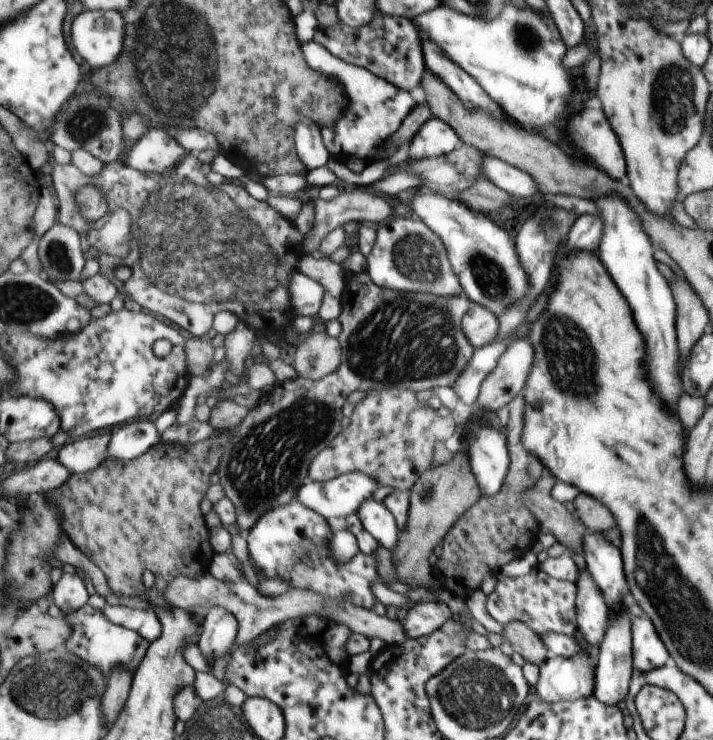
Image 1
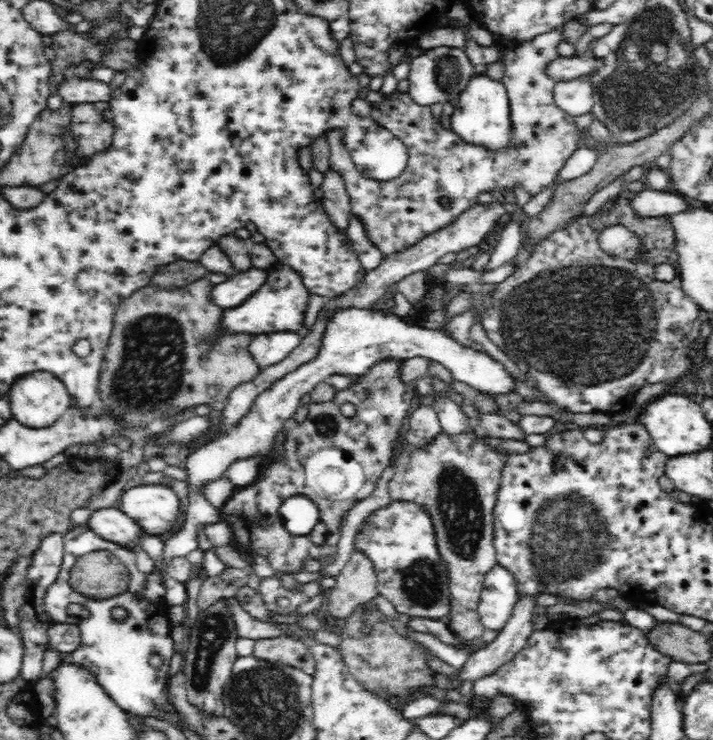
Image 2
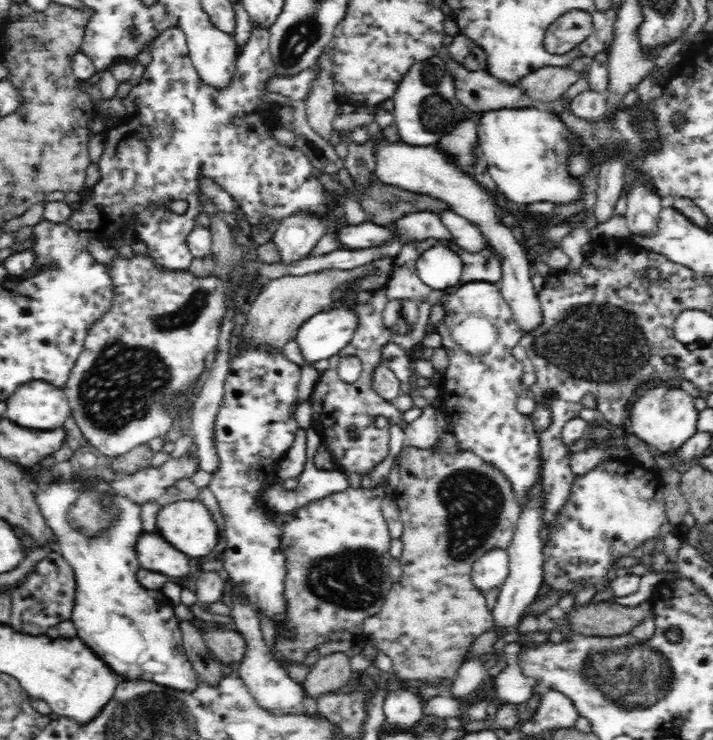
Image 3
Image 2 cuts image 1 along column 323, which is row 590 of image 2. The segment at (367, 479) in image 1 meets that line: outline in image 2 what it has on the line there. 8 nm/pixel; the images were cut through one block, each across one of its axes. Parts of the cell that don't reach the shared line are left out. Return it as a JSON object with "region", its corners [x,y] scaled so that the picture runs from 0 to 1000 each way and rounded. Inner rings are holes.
{"region":[[[693,765],[680,780],[669,819],[673,841],[684,851],[703,853],[718,832],[727,796],[721,780],[705,766]]]}

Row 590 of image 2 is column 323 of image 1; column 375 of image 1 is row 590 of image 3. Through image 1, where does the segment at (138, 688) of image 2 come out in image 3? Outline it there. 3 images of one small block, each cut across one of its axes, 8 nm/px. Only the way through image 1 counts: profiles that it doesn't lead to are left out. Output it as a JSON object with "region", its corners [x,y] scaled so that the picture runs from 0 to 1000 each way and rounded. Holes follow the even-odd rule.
{"region":[[[100,646],[95,651],[87,649],[86,651],[50,657],[48,659],[48,670],[52,676],[53,685],[58,688],[65,707],[70,711],[76,724],[80,727],[80,738],[77,739],[77,743],[93,755],[93,759],[102,768],[105,780],[105,812],[97,836],[104,842],[108,859],[116,865],[116,870],[121,872],[121,874],[126,876],[139,891],[146,893],[146,896],[149,896],[149,899],[151,899],[156,905],[171,918],[216,922],[224,927],[258,935],[275,934],[279,922],[278,912],[269,903],[269,899],[266,899],[257,876],[255,854],[252,854],[252,836],[247,835],[244,827],[219,827],[219,824],[227,824],[227,822],[238,819],[238,811],[233,814],[233,805],[227,803],[227,797],[206,797],[202,792],[198,792],[196,786],[192,784],[192,774],[198,769],[198,765],[194,758],[194,751],[191,751],[189,738],[195,722],[202,719],[199,703],[196,701],[198,684],[194,684],[189,678],[185,678],[173,670],[161,669],[157,672],[154,668],[137,662],[133,664],[130,661],[119,662],[112,668],[112,665],[115,665],[115,657],[122,657],[123,654],[125,653],[121,651],[121,649],[115,649],[115,646]]]}

